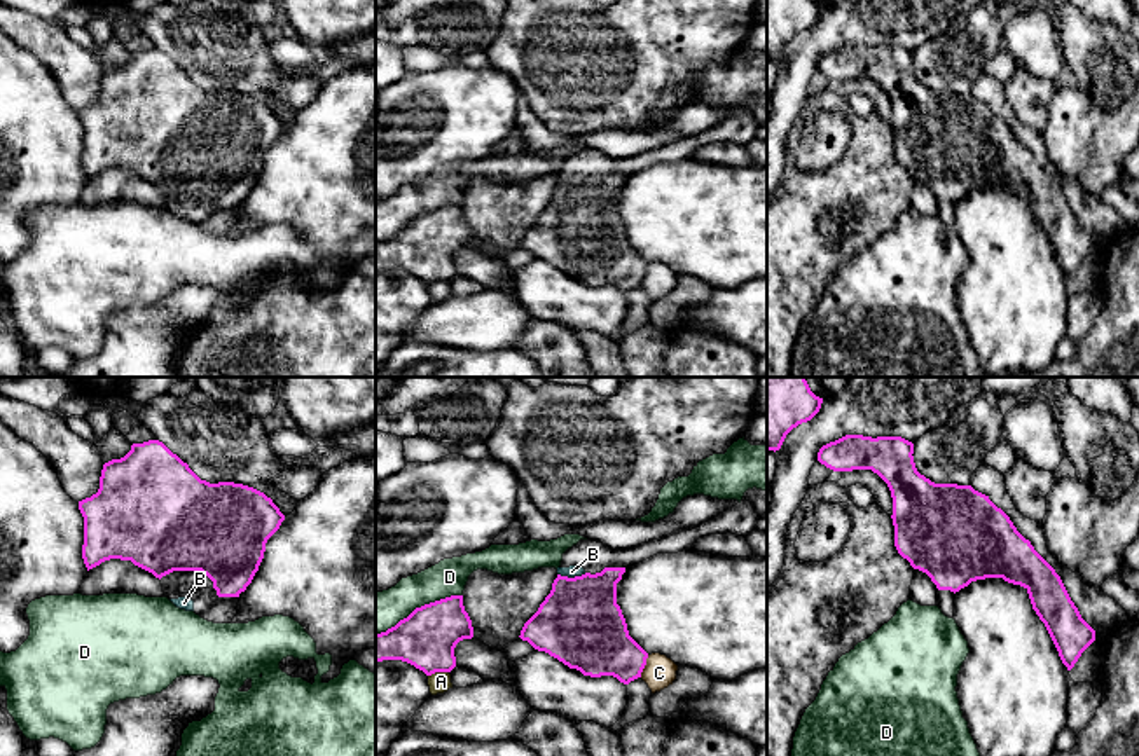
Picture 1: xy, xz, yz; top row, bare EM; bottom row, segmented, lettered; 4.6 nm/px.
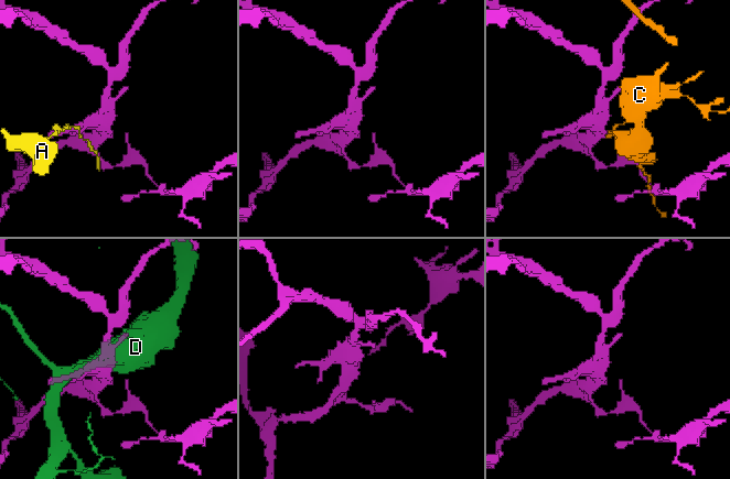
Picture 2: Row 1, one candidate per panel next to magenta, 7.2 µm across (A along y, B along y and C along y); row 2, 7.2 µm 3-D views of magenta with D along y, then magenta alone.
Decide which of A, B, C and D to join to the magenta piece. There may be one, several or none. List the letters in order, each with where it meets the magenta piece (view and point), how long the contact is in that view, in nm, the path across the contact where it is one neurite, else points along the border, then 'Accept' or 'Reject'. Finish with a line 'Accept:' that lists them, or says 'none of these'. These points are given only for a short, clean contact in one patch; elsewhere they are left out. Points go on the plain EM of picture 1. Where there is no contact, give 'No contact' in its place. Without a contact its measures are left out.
A: Touches magenta at xz (437, 280). Shared border 100 nm. Reject
B: Touches magenta at xz (572, 187). Shared border 140 nm. Accept
C: Touches magenta at xz (643, 274). Shared border 110 nm. Boundary: xz (648, 264), (640, 285). Reject
D: Touches magenta at xz (418, 217). Shared border 440 nm. Reject
Accept: B

